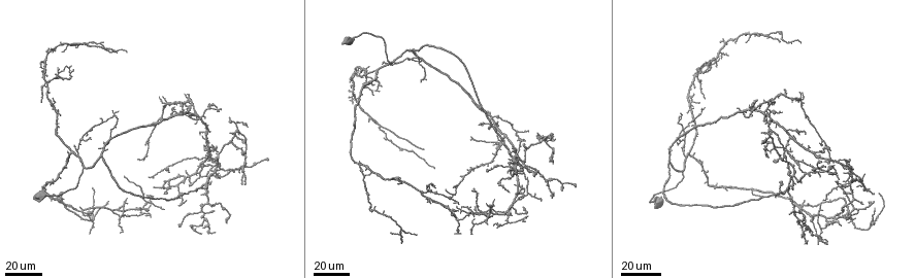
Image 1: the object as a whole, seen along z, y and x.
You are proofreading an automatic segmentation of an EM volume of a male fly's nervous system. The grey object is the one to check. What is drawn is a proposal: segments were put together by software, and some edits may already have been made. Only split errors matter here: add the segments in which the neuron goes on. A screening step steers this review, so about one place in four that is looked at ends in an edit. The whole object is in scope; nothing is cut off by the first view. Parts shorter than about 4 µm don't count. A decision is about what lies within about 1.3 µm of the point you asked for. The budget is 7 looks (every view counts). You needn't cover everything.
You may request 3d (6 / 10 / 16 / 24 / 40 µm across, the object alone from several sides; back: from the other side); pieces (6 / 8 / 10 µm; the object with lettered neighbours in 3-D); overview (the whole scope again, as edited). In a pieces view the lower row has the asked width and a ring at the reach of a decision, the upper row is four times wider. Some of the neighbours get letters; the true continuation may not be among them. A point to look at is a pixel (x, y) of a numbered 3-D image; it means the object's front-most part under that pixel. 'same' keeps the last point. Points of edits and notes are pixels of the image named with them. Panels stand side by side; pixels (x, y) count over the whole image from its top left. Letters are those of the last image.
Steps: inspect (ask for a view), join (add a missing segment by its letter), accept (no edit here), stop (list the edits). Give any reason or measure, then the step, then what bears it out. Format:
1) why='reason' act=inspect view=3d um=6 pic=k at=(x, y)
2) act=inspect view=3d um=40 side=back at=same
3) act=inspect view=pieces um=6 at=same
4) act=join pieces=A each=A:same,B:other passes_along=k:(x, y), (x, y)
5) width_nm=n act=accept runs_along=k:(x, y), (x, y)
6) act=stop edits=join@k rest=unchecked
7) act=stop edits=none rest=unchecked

why='tapers out' act=inspect view=3d um=40 pic=1 at=(692, 89)

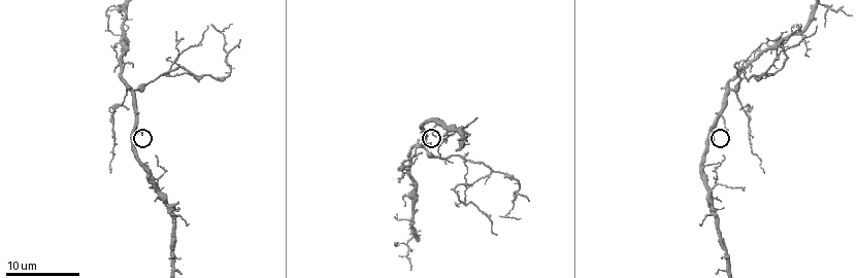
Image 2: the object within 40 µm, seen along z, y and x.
act=inspect view=pieces um=8 pic=2 at=(143, 135)

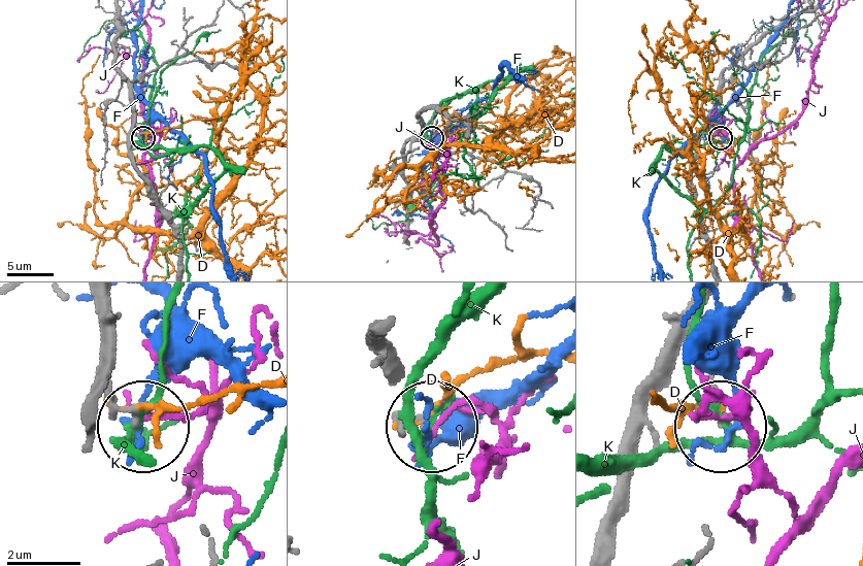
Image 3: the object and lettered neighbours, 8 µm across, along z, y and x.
act=accept each=D:other,F:other,J:other,K:other found='none of them fits'

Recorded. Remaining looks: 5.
why='branch stops here' act=inspect view=3d um=40 pic=1 at=(425, 150)

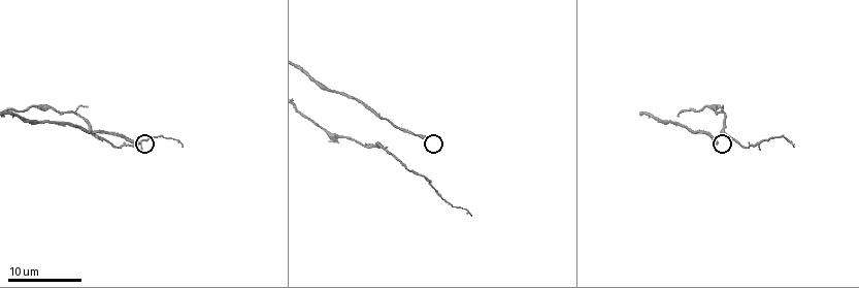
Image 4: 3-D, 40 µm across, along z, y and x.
act=inspect view=pieces um=10 pic=4 at=(718, 141)

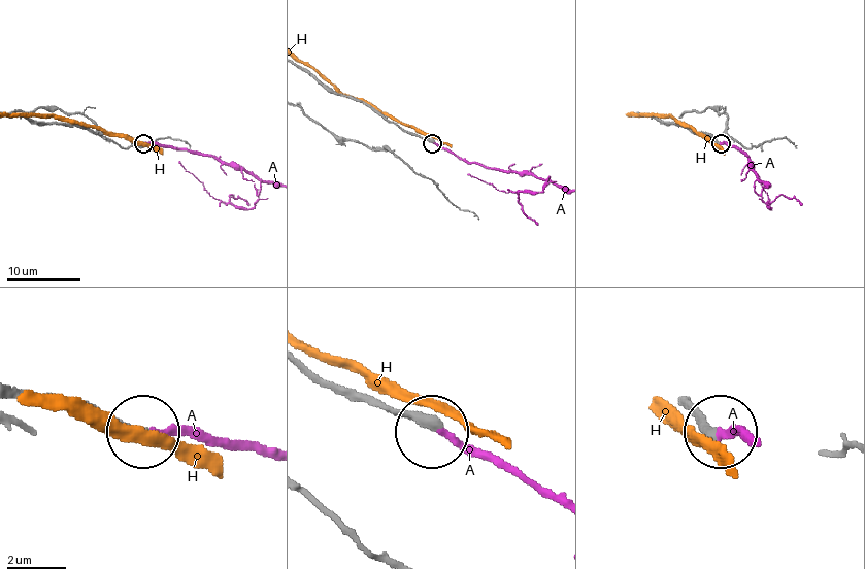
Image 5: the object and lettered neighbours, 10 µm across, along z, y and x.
width_nm=370 act=join pieces=A each=A:same,H:other passes_along=5:(679, 399), (717, 436), (746, 438) found='the neuron continues'

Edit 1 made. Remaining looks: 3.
act=inspect view=overview

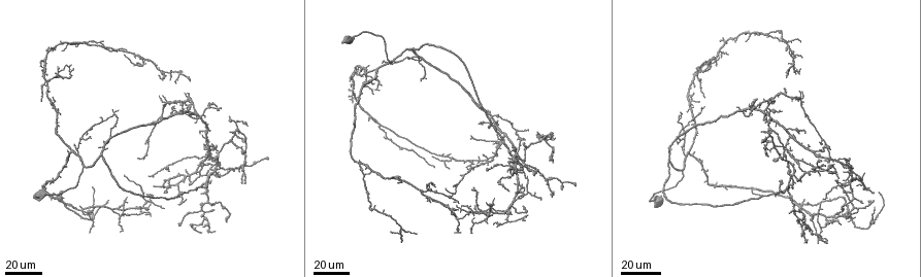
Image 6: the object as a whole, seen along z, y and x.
why='thin end' act=inspect view=3d um=24 pic=6 at=(175, 82)

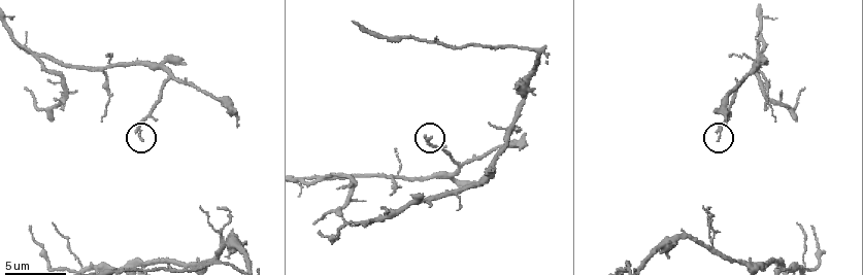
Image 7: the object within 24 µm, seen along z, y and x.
act=inspect view=pieces um=6 pic=7 at=(141, 140)

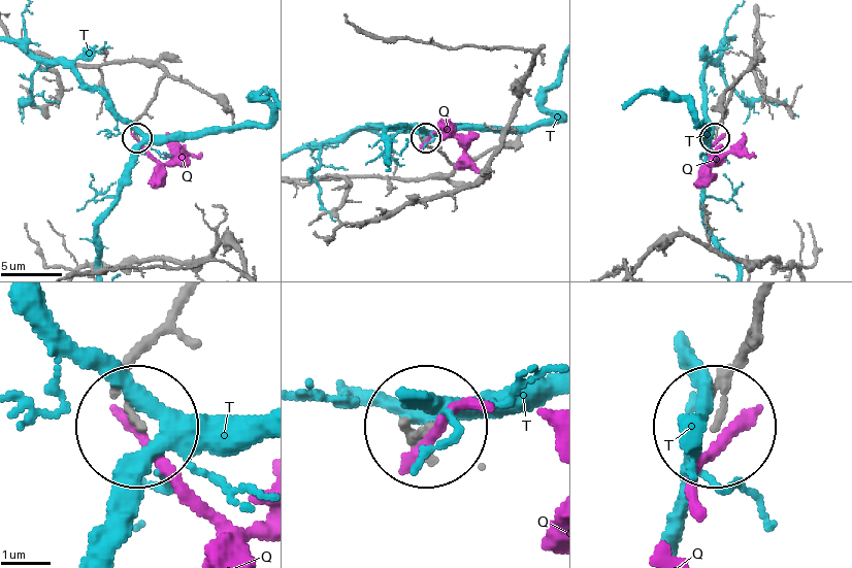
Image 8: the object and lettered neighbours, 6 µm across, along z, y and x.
act=accept each=Q:other,T:other runs_along=8:(763, 309), (718, 428) found='no lettered segment goes on from it'

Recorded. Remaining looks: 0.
act=stop edits=join@5 rest=unchecked

